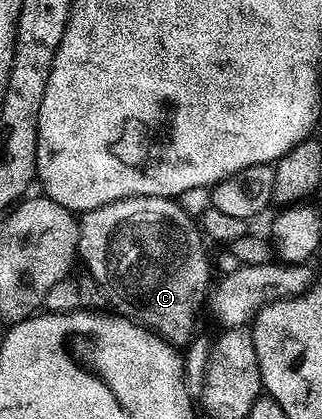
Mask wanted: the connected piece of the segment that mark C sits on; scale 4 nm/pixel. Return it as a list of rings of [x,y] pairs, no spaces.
[[[122,198],[121,200],[117,200],[116,202],[110,202],[109,204],[105,204],[101,208],[97,208],[96,210],[88,210],[86,213],[82,215],[82,217],[79,218],[79,253],[78,257],[81,259],[81,262],[84,262],[84,266],[86,268],[86,271],[92,276],[96,278],[96,280],[99,282],[99,285],[101,287],[106,288],[108,291],[116,290],[117,293],[119,293],[119,298],[123,302],[128,302],[129,305],[132,306],[135,311],[133,311],[134,317],[138,319],[138,321],[142,322],[144,326],[152,329],[155,331],[156,334],[163,335],[164,338],[167,339],[168,342],[174,344],[176,347],[183,348],[190,343],[192,337],[193,337],[193,331],[191,329],[195,326],[195,306],[199,306],[202,304],[204,305],[205,302],[205,295],[208,293],[209,290],[209,283],[212,281],[211,274],[213,275],[213,266],[212,263],[209,261],[209,254],[207,258],[207,250],[205,247],[203,247],[203,242],[205,243],[204,235],[201,233],[200,227],[197,225],[196,219],[193,219],[189,217],[186,212],[180,208],[178,201],[169,199],[169,198]]]

